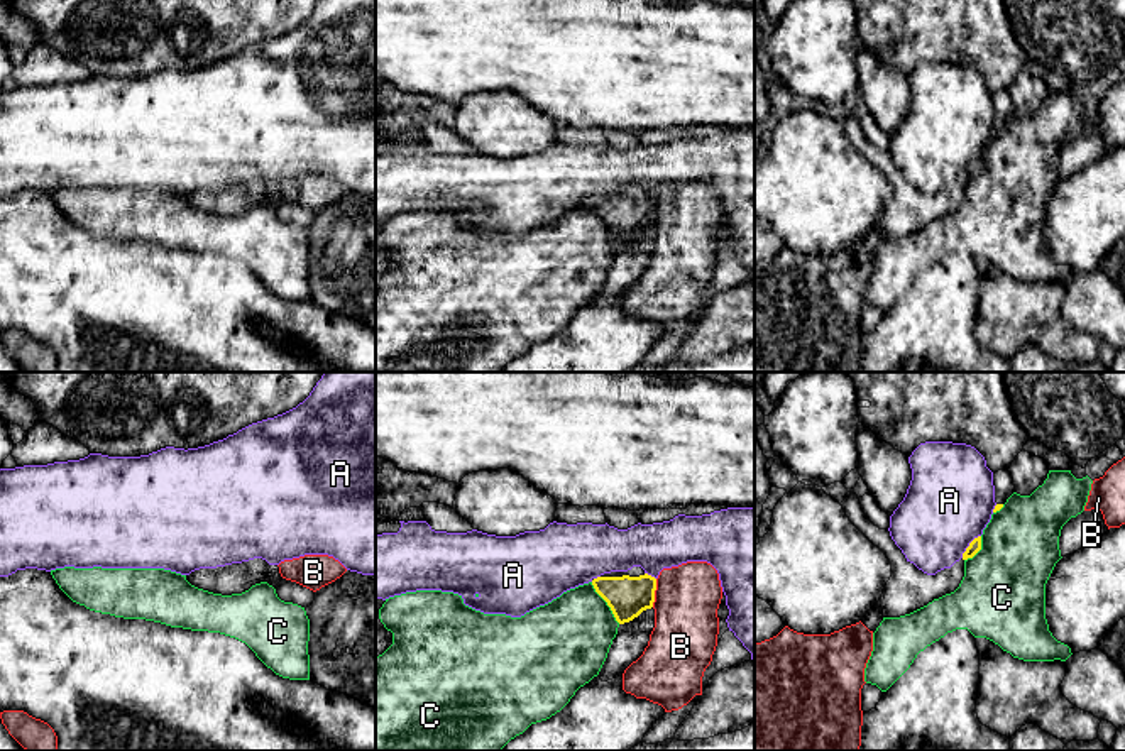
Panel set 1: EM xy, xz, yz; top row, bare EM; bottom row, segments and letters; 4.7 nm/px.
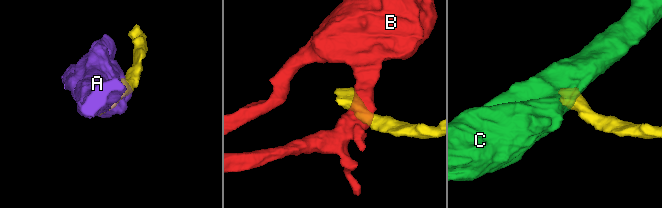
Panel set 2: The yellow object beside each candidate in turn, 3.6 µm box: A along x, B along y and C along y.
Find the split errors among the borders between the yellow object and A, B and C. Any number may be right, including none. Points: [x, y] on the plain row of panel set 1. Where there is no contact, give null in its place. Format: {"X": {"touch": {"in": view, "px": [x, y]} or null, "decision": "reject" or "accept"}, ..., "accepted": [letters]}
{"A": {"touch": {"in": "yz", "px": [970, 166]}, "decision": "reject"}, "B": {"touch": {"in": "xz", "px": [653, 213]}, "decision": "reject"}, "C": {"touch": {"in": "xz", "px": [606, 222]}, "decision": "reject"}, "accepted": []}

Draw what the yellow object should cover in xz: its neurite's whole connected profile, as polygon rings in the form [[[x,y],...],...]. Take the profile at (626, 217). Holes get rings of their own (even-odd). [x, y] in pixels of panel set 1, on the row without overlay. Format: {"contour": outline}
{"contour": [[[641,188],[592,200],[595,213],[607,223],[619,245],[629,244],[655,223],[656,200]]]}

